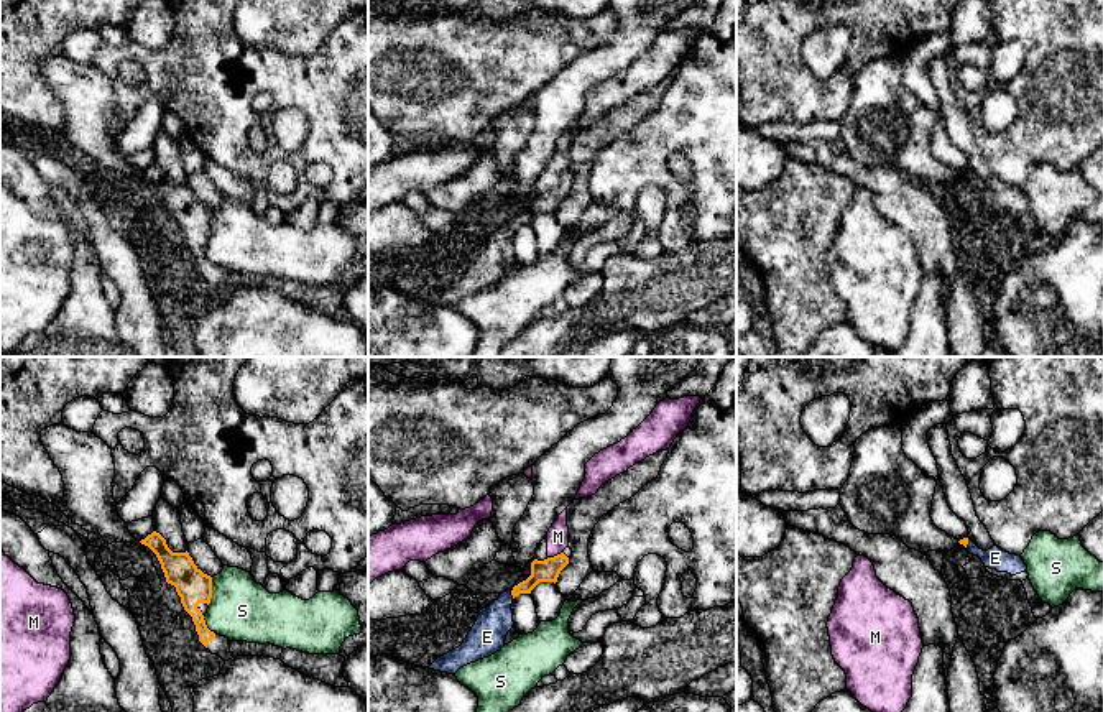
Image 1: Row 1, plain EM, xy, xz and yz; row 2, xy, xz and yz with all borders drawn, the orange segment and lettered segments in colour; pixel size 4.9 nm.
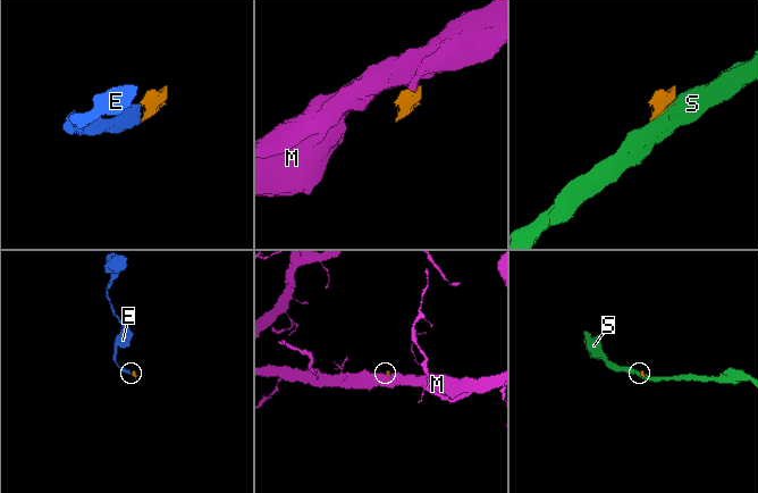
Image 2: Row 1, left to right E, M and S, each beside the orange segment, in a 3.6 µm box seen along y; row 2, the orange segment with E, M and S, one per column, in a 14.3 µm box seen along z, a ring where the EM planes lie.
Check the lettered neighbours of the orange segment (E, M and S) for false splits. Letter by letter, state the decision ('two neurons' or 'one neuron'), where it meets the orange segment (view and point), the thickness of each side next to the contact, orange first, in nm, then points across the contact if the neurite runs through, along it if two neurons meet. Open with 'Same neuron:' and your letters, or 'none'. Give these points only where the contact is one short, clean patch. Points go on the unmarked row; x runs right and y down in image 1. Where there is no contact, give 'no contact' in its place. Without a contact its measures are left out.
Same neuron: E
E: one neuron; meets orange in xz at (512, 226); 110 nm thick on the orange side, 170 nm on the other; runs through xz (541, 203), (525, 219), (512, 226), (503, 234), (487, 268)
M: two neurons; meets orange in xz at (554, 188); 110 nm thick on the orange side, 110 nm on the other; border along xz (563, 183), (548, 189)
S: two neurons; meets orange in xy at (211, 222); 170 nm thick on the orange side, 300 nm on the other

